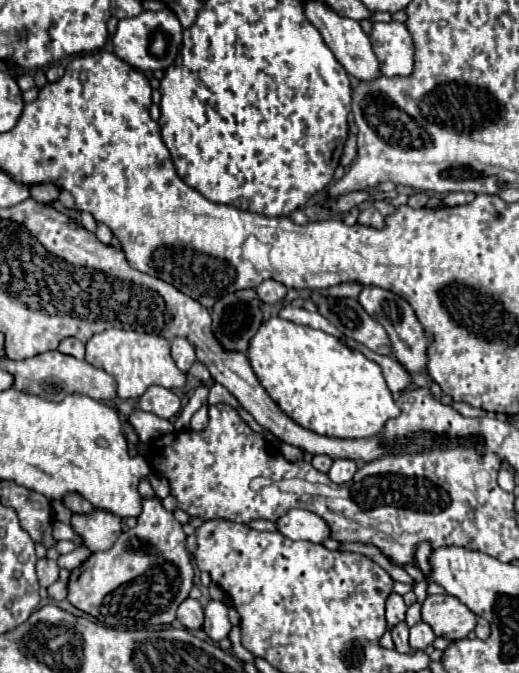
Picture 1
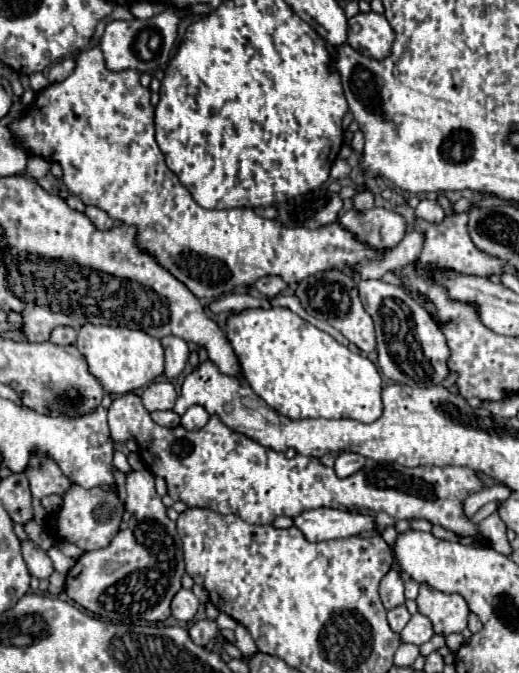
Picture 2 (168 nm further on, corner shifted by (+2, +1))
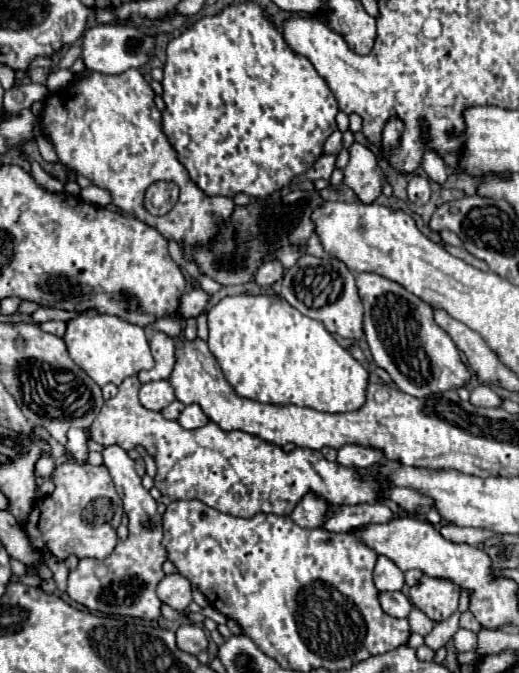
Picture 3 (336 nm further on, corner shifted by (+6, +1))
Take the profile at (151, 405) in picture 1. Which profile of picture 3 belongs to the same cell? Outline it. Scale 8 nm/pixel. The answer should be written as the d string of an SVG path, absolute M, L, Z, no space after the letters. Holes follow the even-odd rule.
M167 380L147 382L139 390L139 400L147 410L159 412L175 400L175 392L173 392L173 386Z

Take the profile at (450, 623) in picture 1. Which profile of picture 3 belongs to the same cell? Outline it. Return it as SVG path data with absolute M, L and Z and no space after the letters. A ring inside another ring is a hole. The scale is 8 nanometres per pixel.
M423 576L409 594L415 608L425 612L433 622L443 622L457 610L461 588L449 580Z

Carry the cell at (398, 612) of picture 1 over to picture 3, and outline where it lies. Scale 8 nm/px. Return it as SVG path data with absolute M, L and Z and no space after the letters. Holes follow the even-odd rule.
M379 556L373 578L375 578L375 588L379 592L397 592L405 584L403 572L385 556Z

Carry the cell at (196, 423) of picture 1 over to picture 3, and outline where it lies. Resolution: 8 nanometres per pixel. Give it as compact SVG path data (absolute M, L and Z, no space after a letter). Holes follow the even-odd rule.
M191 404L191 406L187 406L187 408L181 412L181 416L179 416L177 422L179 422L183 428L193 430L193 428L201 428L201 426L205 426L205 424L209 422L209 418L203 414L201 406Z

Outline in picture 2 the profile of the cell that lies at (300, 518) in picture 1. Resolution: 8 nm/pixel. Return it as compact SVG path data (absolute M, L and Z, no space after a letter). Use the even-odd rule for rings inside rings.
M315 508L299 514L295 526L305 534L309 542L349 538L363 532L377 532L375 518L367 514L353 514L349 510Z

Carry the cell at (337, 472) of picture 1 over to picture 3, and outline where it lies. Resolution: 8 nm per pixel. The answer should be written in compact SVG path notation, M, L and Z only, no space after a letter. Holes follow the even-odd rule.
M357 444L343 446L337 452L337 462L341 466L351 466L351 468L369 468L381 460L383 460L381 452L373 452L373 448L361 448Z

